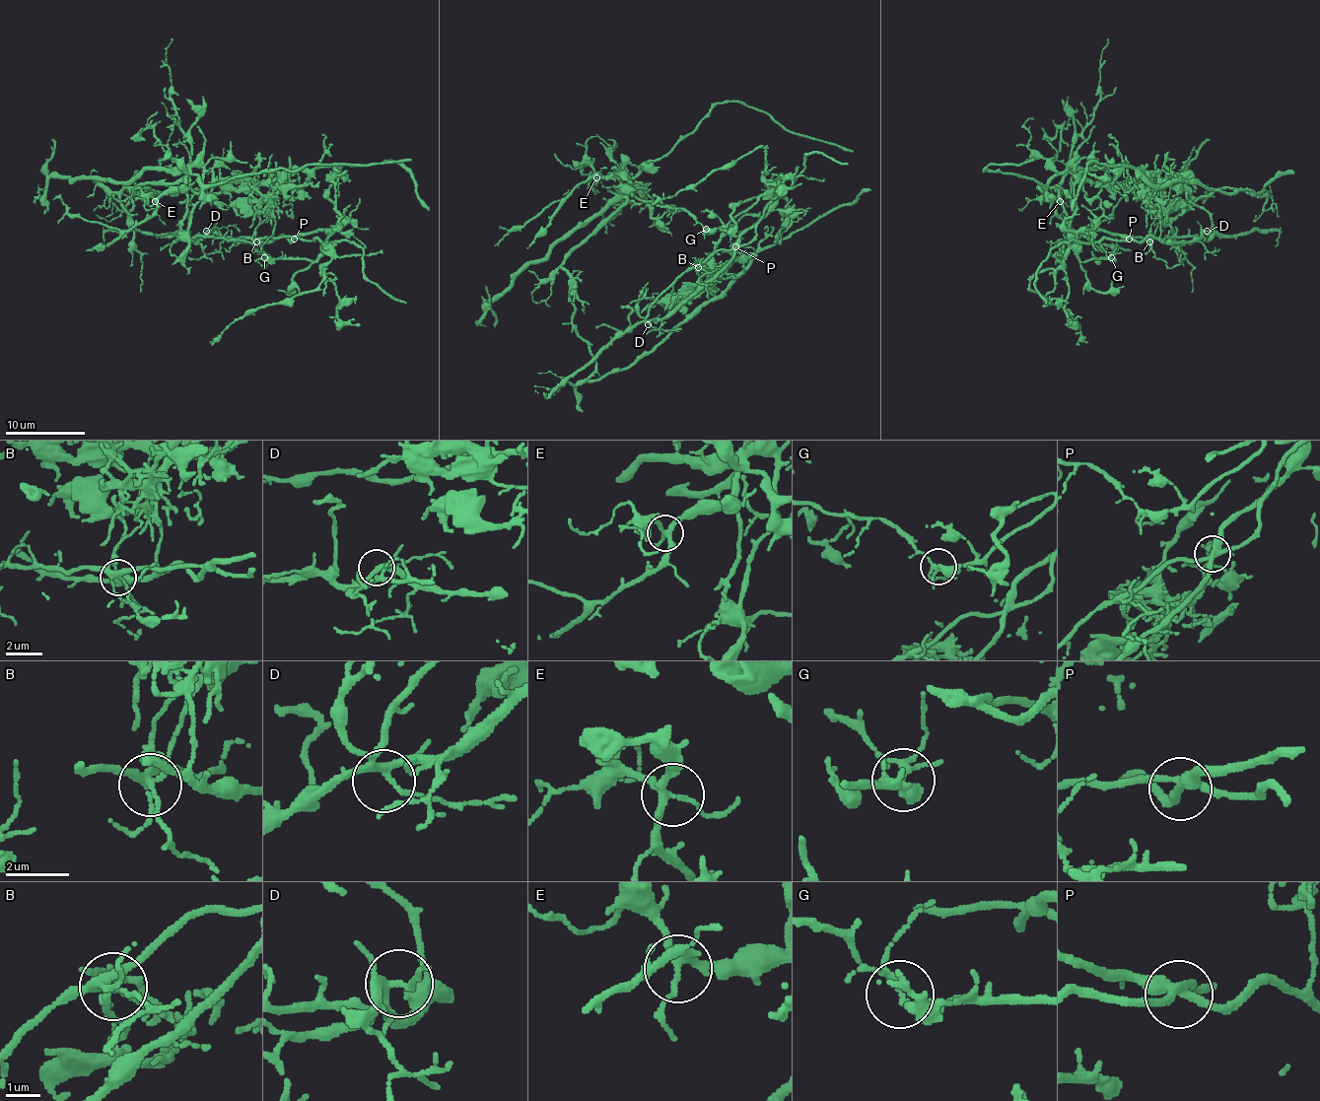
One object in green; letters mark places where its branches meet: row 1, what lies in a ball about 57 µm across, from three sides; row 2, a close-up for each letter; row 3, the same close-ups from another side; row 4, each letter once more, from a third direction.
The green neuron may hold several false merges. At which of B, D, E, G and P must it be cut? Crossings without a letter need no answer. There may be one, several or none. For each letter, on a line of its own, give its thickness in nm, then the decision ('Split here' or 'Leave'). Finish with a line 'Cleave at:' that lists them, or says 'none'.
B: Thickness 240 nm. Split here
D: Thickness 220 nm. Leave
E: Thickness 240 nm. Leave
G: Thickness 240 nm. Split here
P: Thickness 280 nm. Leave
Cleave at: B, G

